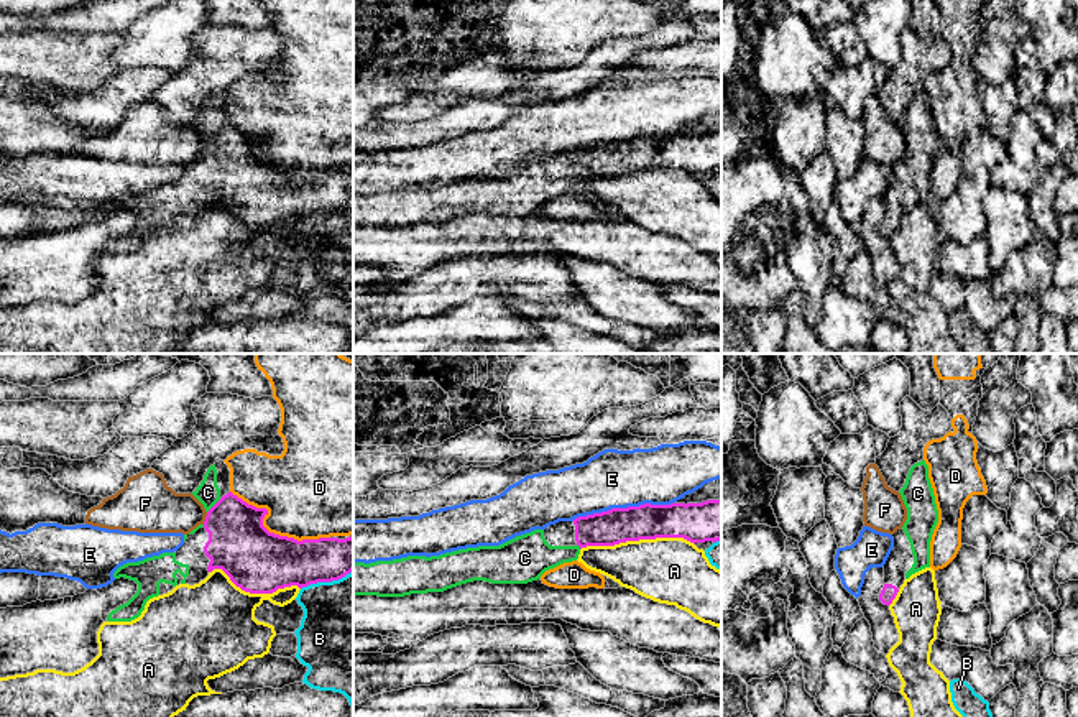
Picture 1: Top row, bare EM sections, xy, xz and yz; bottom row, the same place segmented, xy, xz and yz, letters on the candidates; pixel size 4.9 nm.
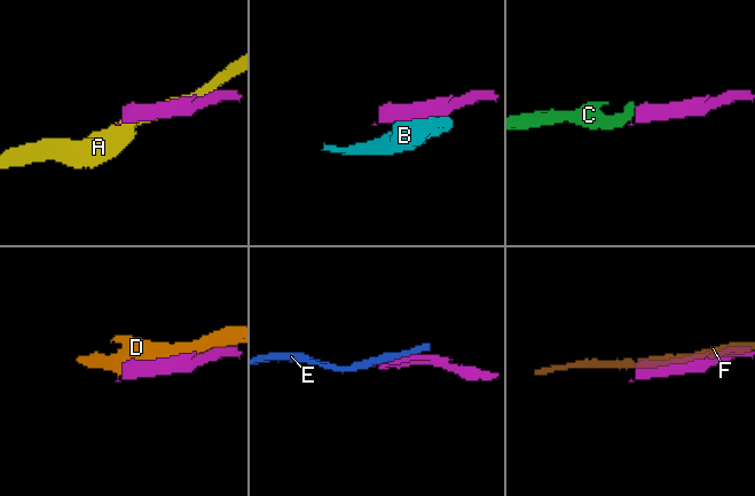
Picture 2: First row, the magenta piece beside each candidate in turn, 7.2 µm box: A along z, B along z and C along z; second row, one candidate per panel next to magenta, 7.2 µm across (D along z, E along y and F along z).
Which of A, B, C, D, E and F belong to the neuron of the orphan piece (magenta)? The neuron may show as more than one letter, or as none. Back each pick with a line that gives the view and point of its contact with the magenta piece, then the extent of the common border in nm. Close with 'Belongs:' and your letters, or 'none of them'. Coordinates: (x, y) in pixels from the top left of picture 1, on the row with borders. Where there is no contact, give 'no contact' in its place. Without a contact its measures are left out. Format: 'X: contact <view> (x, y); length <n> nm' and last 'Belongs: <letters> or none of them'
C: contact xy (214, 505); length 100 nm
Belongs: C

